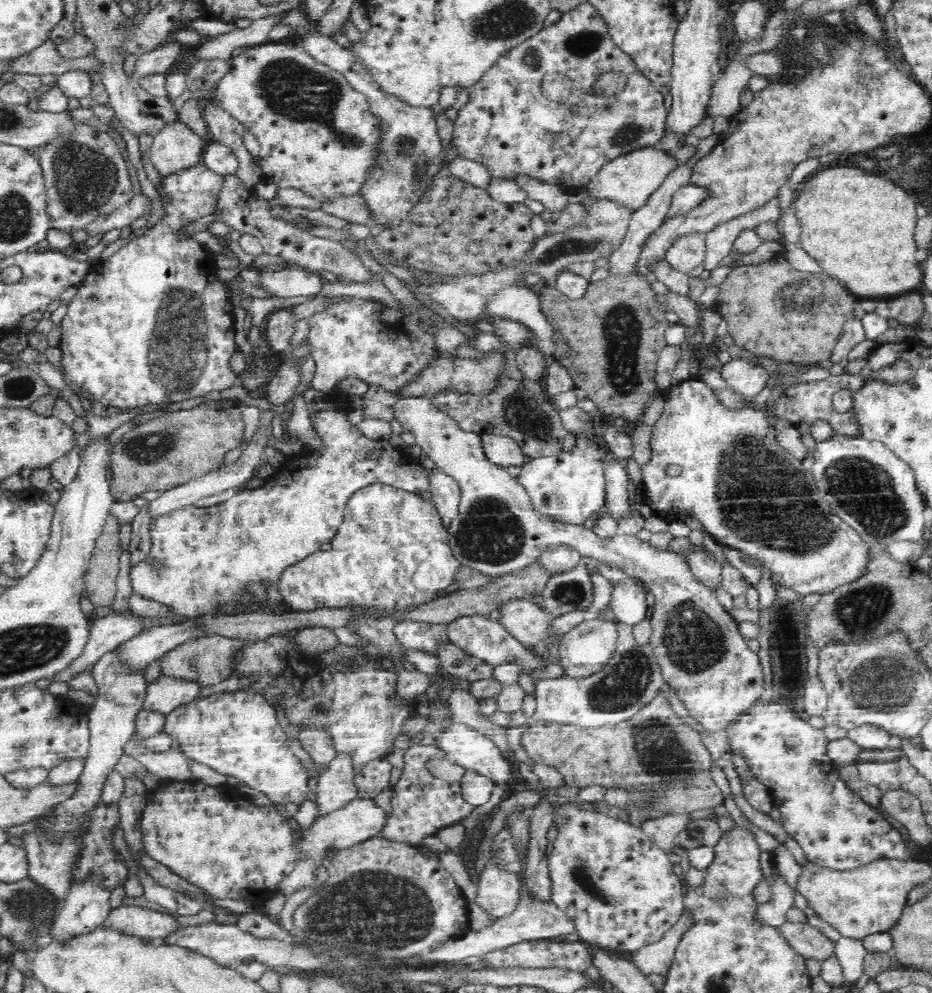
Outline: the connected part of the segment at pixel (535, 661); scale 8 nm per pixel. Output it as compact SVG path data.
M488 613L474 614L470 616L460 616L447 624L447 633L452 643L458 650L480 658L494 667L506 663L514 663L525 672L544 668L549 663L548 659L534 654L532 650L527 649L519 640L516 640L499 620L490 620Z

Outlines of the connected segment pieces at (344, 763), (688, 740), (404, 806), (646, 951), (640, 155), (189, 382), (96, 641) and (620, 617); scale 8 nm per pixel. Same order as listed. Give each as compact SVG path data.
M340 752L329 762L314 790L315 803L319 808L317 817L343 808L345 804L358 798L354 772L353 758L349 752Z
M660 694L646 706L638 708L630 720L624 720L618 724L584 728L574 724L558 724L545 720L533 722L526 726L526 730L522 733L521 745L538 766L544 764L556 768L562 774L565 784L572 784L580 789L598 783L608 789L624 788L624 786L627 788L632 786L652 788L653 786L653 792L661 790L661 795L656 798L652 810L628 811L630 824L636 827L641 827L642 822L646 820L661 818L668 814L691 814L705 809L714 810L725 800L721 788L710 776L712 757L706 745L702 743L700 733L688 724L682 723L682 719L674 712L669 700Z
M413 744L404 752L404 768L400 780L390 786L392 796L392 814L387 820L380 837L386 840L402 842L410 846L422 848L424 838L436 836L440 830L455 825L465 819L475 808L463 798L461 793L450 789L451 783L436 778L427 768L426 760L443 756L439 747L433 745Z
M684 911L679 921L658 942L632 952L630 960L642 974L668 974L675 958L675 951L682 936L692 926L692 917Z
M646 147L633 150L628 154L618 155L608 161L584 185L590 197L620 203L634 212L649 201L650 195L664 182L664 178L678 166L676 159L666 155L661 147Z
M204 162L194 165L191 169L181 170L180 173L162 178L158 192L162 200L169 198L169 203L163 202L164 216L143 235L137 236L123 245L112 256L92 263L90 272L86 275L83 282L77 286L77 293L69 302L67 314L64 320L62 320L62 337L59 348L62 351L61 367L63 368L63 375L68 385L76 385L81 392L88 392L88 395L94 396L96 401L102 403L107 408L115 407L121 410L134 410L145 405L179 403L184 400L206 397L212 392L231 388L238 383L239 375L232 372L229 366L232 354L235 354L238 350L235 344L235 316L232 303L230 303L230 290L216 276L218 268L214 263L214 254L204 245L192 239L190 234L180 232L182 228L191 222L214 213L222 182L224 182L224 177L208 169Z
M110 611L106 617L94 620L89 630L88 640L84 650L76 660L72 660L64 670L54 674L49 682L68 682L88 666L94 666L107 652L116 649L122 642L130 640L132 636L140 634L142 619L130 613L116 614Z
M626 578L613 583L611 610L616 620L633 627L642 622L648 610L646 605L647 588L639 578Z

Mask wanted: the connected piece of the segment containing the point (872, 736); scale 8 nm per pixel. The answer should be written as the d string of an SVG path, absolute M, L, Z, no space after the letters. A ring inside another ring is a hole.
M864 725L848 730L845 737L862 747L862 750L902 750L900 737L874 725Z

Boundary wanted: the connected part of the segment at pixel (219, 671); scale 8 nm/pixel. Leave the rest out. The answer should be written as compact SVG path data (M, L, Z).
M217 634L190 638L159 658L161 674L167 677L181 678L185 681L194 681L204 687L224 682L234 674L245 644L246 641L242 639L231 639Z

